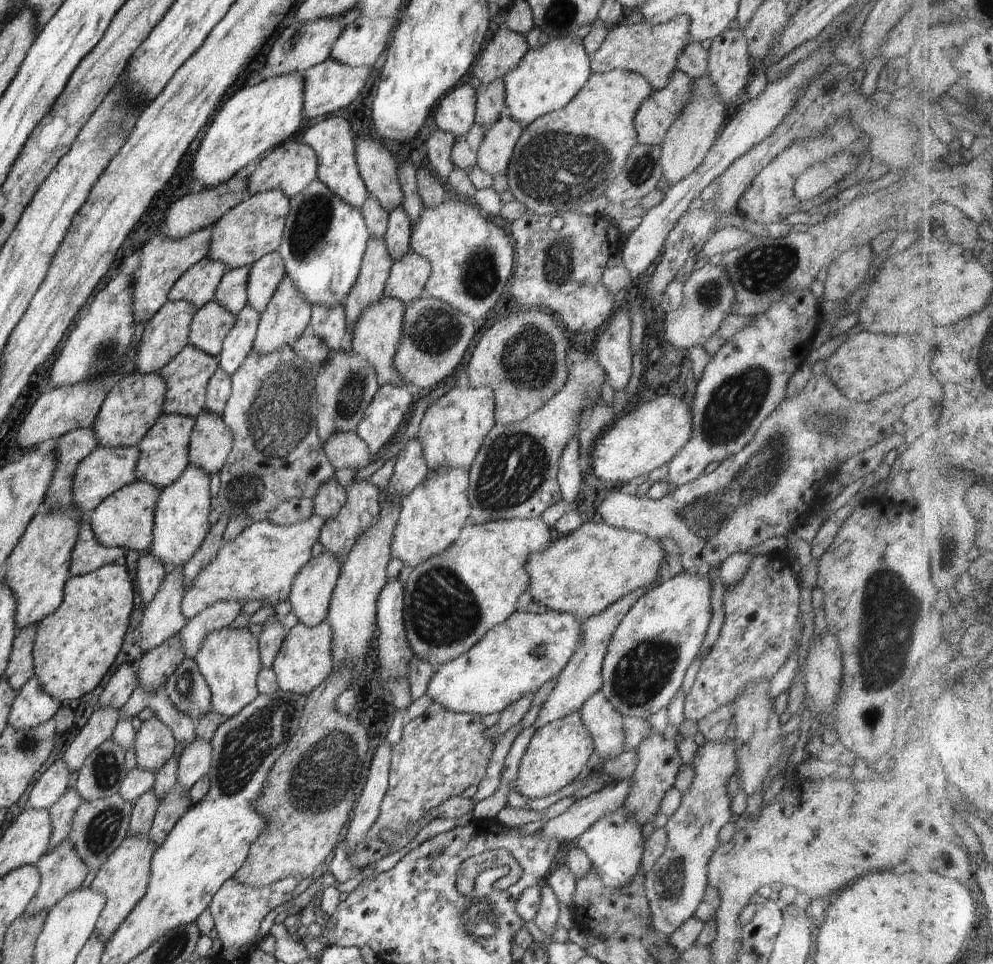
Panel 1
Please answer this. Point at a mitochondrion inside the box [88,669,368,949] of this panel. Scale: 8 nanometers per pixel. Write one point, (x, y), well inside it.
(245, 747)

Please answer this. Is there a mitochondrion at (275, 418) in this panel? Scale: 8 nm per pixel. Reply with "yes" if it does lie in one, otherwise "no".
yes

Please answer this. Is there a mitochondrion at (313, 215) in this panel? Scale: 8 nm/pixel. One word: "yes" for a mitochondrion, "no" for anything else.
yes

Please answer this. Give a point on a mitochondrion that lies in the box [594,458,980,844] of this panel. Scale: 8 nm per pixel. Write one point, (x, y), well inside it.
(886, 594)

